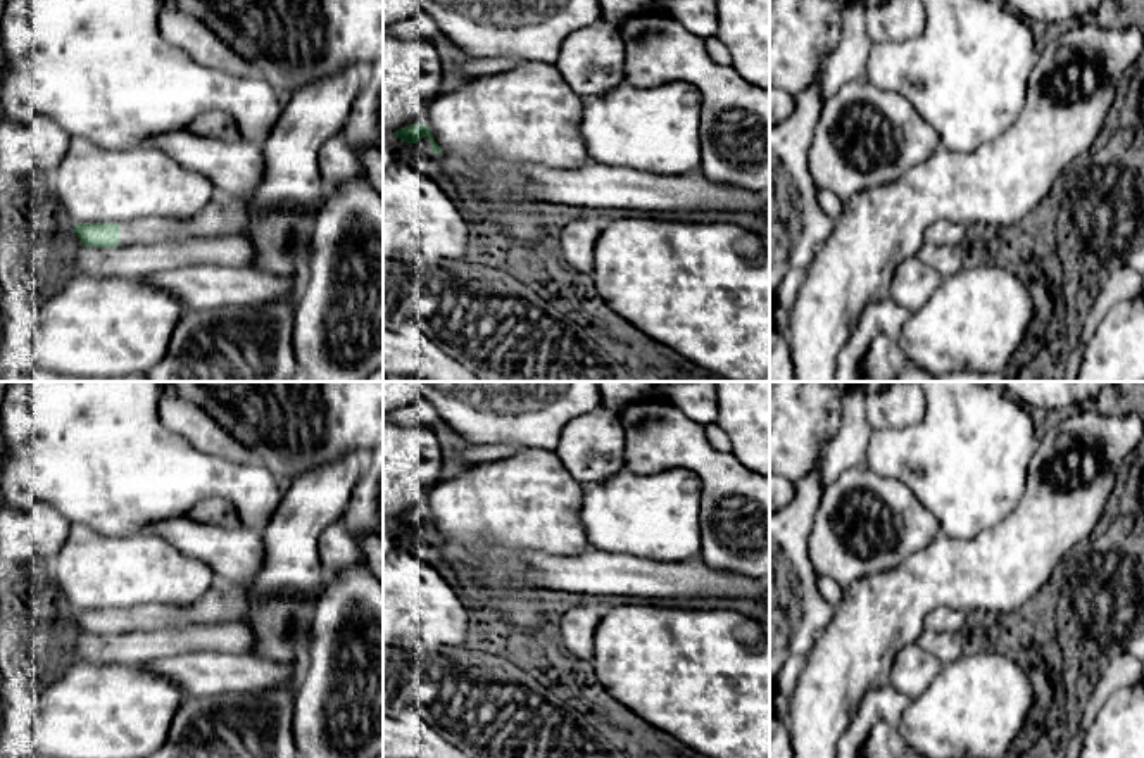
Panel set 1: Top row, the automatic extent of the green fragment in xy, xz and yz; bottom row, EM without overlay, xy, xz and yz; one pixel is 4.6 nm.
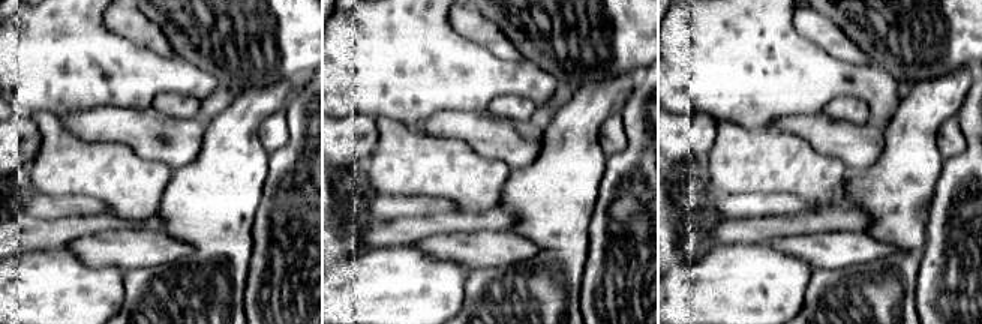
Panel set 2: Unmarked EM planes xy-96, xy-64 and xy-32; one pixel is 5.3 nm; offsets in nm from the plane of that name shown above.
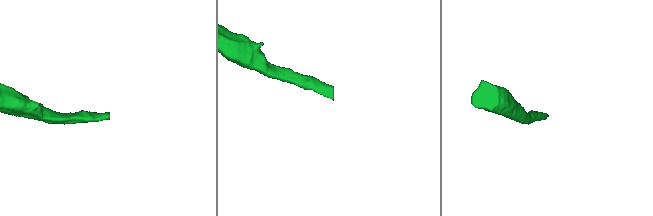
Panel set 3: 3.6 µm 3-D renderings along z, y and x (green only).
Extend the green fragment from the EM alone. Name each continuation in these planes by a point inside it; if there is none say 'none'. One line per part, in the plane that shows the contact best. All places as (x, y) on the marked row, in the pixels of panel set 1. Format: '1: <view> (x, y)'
1: xy (225, 214)

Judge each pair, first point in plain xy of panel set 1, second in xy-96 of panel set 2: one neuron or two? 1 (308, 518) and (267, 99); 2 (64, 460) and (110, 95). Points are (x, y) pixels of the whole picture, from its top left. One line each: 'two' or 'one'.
1: one
2: one

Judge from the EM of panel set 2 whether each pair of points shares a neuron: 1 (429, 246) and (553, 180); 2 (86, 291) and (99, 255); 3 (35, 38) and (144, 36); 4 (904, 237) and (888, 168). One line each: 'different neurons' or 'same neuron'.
1: different neurons
2: different neurons
3: different neurons
4: same neuron

